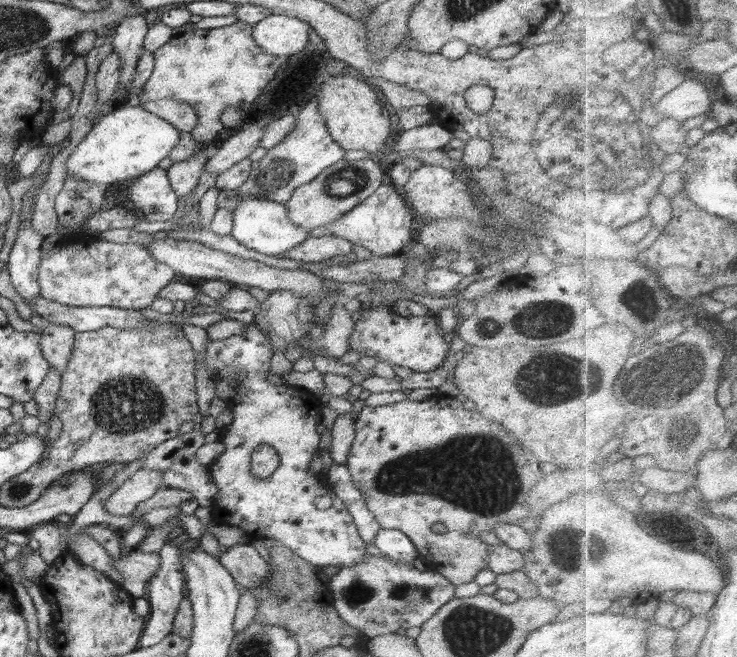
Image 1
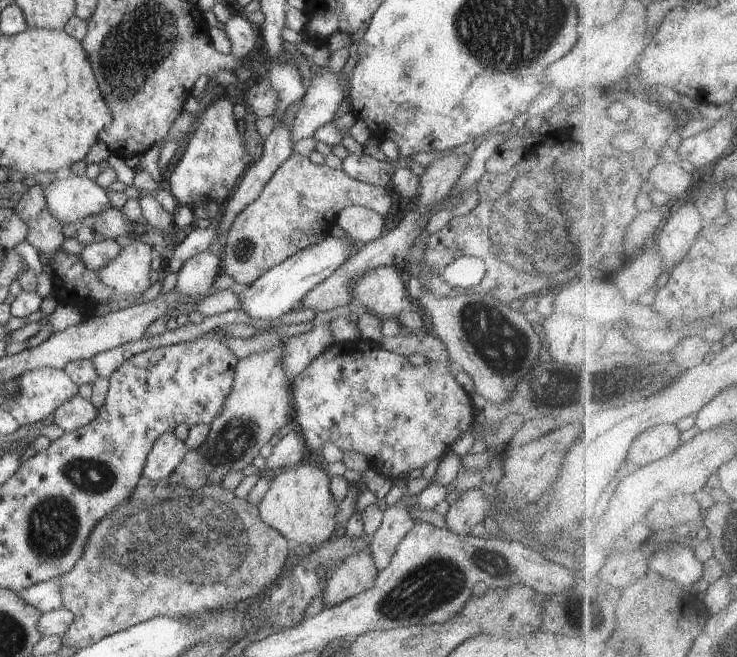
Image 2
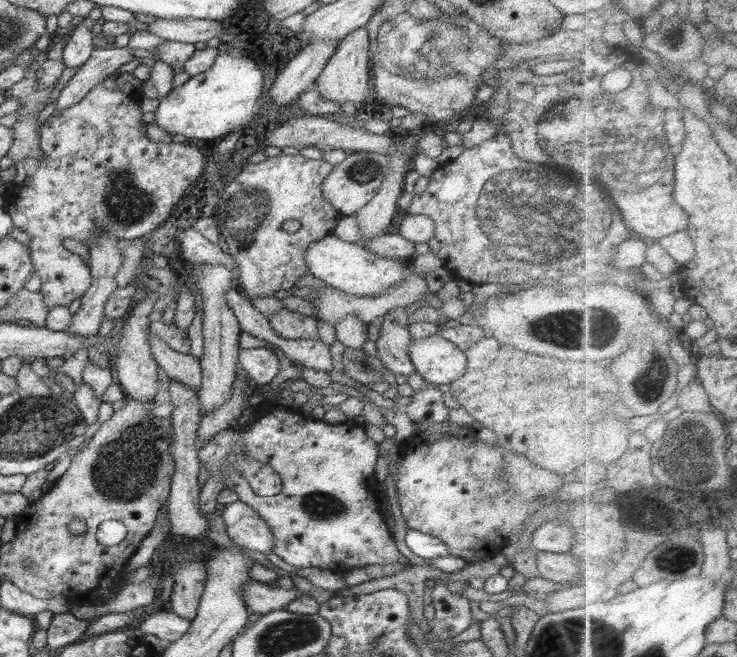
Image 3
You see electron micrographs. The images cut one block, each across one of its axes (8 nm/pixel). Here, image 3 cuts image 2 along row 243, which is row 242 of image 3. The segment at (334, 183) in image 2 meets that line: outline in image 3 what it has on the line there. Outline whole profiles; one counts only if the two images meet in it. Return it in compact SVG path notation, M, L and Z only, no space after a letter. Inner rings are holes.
M282 154L241 166L238 175L224 188L213 218L218 222L223 245L237 264L236 273L240 274L237 284L249 301L254 296L270 296L276 290L290 289L298 278L310 274L304 261L306 248L332 235L342 217L322 193L321 184L332 168L323 158ZM288 220L298 220L300 229L295 232L282 229Z

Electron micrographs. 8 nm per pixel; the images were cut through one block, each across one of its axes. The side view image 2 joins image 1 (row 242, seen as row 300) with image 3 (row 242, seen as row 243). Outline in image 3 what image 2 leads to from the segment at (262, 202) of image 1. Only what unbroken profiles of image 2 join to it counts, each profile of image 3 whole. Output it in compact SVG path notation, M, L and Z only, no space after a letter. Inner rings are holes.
M334 233L310 244L306 248L304 261L316 278L332 288L354 296L378 296L388 288L402 284L409 271L408 264L404 264L402 260L376 257L376 253L368 251L361 243L341 240Z

